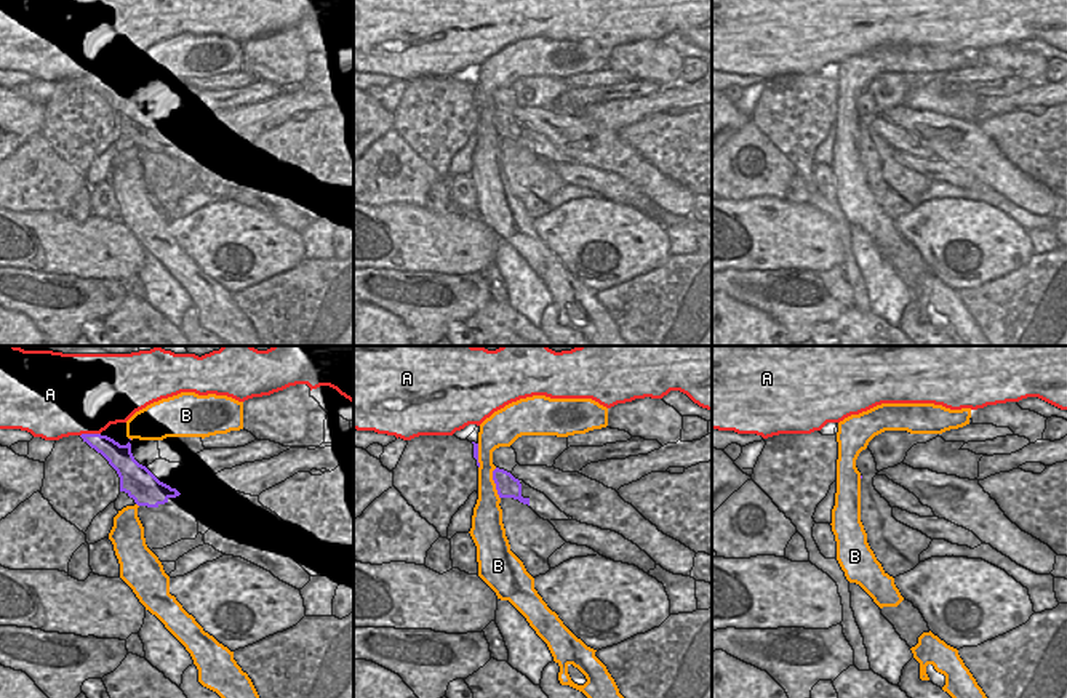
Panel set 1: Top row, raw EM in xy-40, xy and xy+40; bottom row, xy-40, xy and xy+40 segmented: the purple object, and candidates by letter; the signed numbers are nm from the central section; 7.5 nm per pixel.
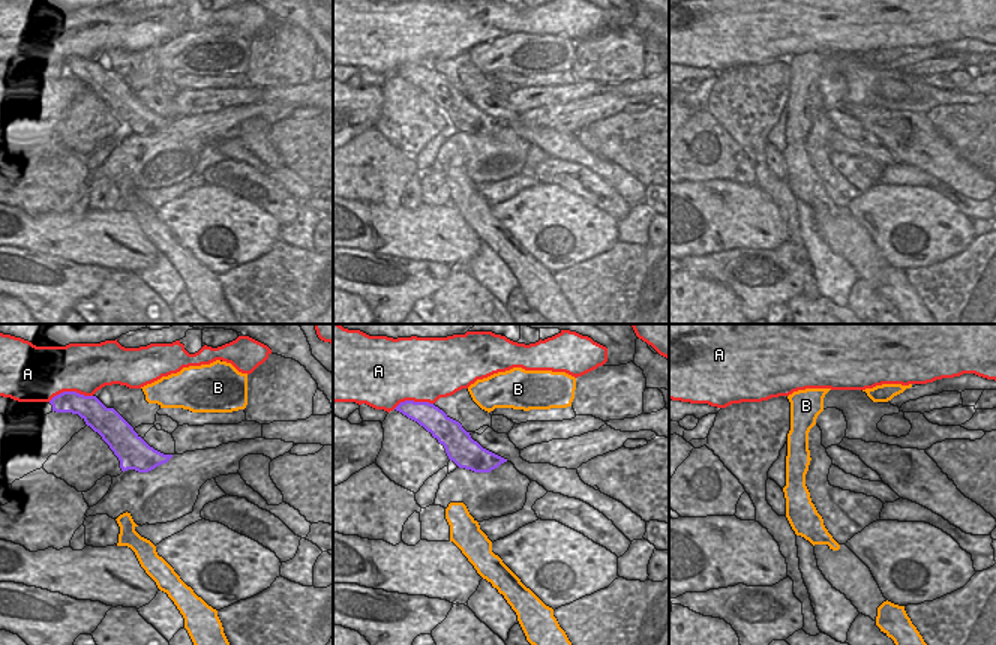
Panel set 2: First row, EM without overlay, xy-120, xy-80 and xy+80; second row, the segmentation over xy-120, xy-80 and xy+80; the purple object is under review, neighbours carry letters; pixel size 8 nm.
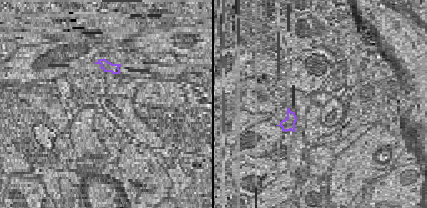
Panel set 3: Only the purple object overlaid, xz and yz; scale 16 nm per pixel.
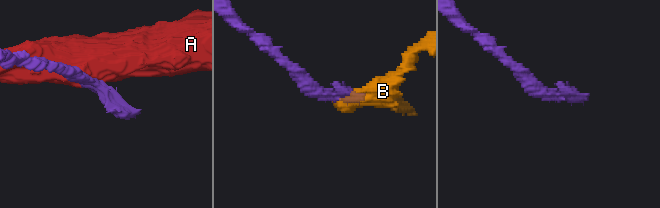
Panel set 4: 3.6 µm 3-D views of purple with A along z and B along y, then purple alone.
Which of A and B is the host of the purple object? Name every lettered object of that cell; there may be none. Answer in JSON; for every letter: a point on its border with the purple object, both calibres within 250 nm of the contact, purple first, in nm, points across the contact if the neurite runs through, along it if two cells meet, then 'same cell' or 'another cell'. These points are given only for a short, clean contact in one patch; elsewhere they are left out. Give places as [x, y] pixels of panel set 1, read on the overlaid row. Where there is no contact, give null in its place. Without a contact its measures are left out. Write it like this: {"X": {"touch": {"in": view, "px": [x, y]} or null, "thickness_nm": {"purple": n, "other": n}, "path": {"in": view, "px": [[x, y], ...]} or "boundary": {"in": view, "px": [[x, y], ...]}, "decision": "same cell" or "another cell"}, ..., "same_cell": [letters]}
{"A": {"touch": {"in": "xy-40", "px": [90, 434]}, "thickness_nm": {"purple": 160, "other": 480}, "decision": "another cell"}, "B": {"touch": {"in": "xy", "px": [495, 482]}, "thickness_nm": {"purple": 170, "other": 220}, "boundary": {"in": "xy", "px": [[495, 468], [493, 479], [499, 498]]}, "decision": "another cell"}, "same_cell": []}

